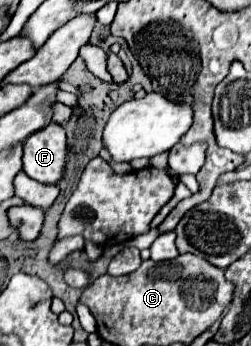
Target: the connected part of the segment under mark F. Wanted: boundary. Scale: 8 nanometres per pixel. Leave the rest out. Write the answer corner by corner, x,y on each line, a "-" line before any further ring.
52,122
44,130
34,132
24,144
24,172
42,184
58,184
68,158
64,128

